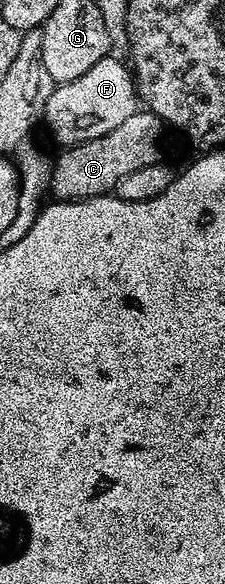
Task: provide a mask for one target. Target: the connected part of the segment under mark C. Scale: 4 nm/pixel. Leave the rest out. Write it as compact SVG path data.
M137 112L133 116L129 116L129 120L125 120L125 124L121 124L121 128L113 128L113 132L109 132L105 136L101 136L97 140L89 140L82 142L80 146L69 146L62 151L63 155L58 155L53 171L50 193L56 199L65 202L79 202L82 198L102 198L110 195L112 191L118 187L120 182L126 180L131 173L137 172L149 165L157 165L166 163L167 145L170 144L169 127L163 119L150 112Z

